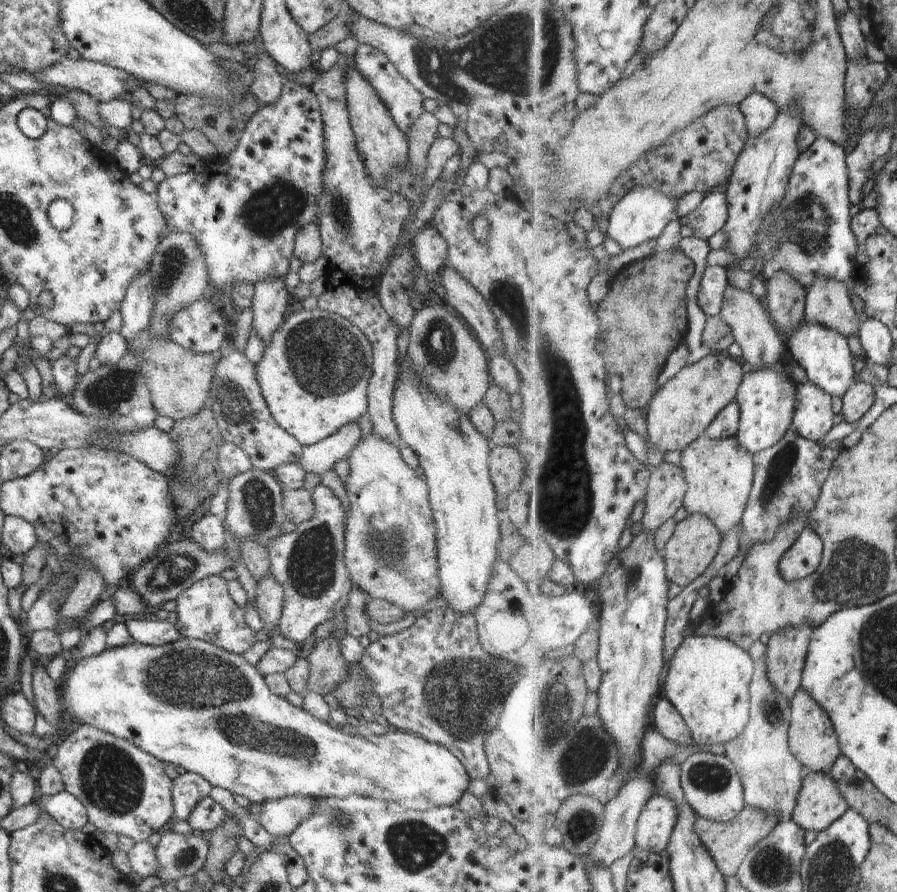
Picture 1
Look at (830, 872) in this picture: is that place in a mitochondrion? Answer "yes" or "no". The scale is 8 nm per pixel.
yes

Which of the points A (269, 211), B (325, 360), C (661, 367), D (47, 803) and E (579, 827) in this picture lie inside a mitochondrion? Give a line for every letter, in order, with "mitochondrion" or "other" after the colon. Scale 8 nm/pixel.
A: mitochondrion
B: mitochondrion
C: other
D: other
E: mitochondrion

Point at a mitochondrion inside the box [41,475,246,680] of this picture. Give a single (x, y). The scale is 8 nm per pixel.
(174, 570)

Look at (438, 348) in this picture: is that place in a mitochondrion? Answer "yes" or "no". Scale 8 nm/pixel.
yes

